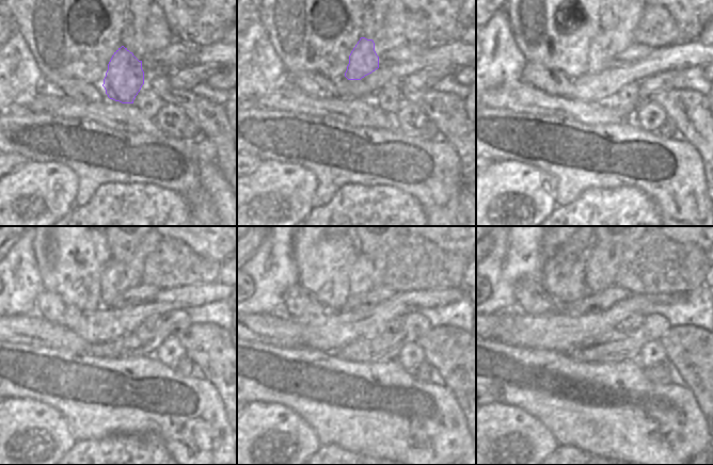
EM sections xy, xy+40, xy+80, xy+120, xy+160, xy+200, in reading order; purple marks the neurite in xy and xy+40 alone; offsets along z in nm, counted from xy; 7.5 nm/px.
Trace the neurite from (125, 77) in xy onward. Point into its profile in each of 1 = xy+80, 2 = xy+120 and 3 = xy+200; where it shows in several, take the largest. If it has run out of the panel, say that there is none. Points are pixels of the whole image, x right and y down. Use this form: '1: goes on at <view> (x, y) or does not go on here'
1: goes on at xy+80 (601, 50)
2: goes on at xy+120 (122, 275)
3: goes on at xy+200 (603, 262)

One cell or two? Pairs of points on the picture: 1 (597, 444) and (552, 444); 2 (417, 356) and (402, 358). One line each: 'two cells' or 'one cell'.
1: two cells
2: one cell

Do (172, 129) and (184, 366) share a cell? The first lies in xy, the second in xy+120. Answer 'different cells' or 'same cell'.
different cells

